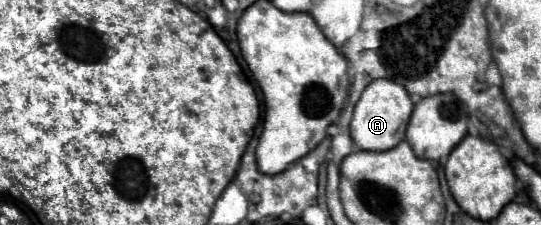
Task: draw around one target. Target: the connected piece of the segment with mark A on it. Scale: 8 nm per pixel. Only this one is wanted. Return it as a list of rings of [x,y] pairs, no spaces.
[[[392,79],[372,81],[364,89],[360,101],[354,107],[354,117],[350,123],[350,133],[352,133],[354,143],[366,151],[386,151],[386,149],[394,147],[394,143],[398,143],[398,139],[404,139],[408,119],[412,115],[412,107],[414,107],[414,103],[408,95],[406,87],[402,87],[400,83],[394,83]]]

